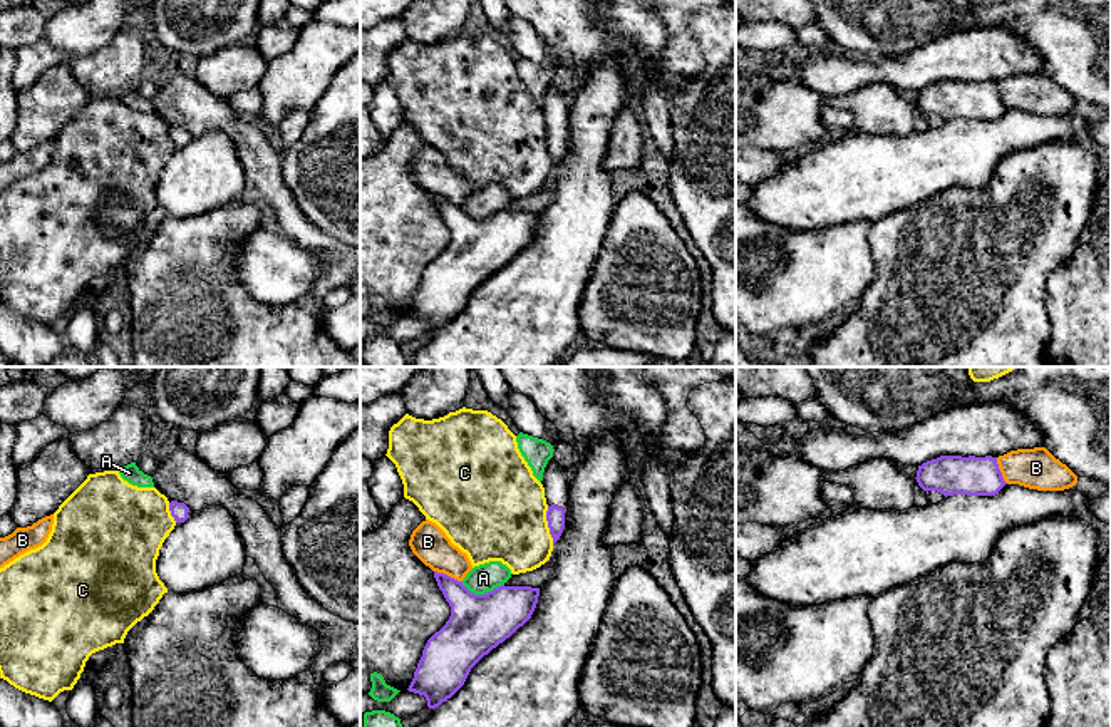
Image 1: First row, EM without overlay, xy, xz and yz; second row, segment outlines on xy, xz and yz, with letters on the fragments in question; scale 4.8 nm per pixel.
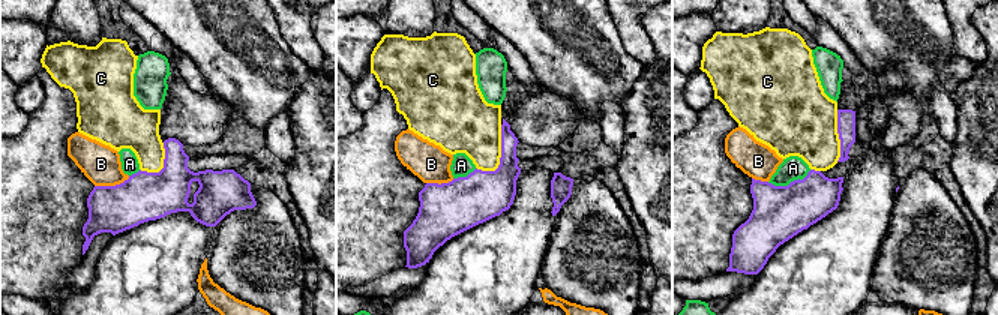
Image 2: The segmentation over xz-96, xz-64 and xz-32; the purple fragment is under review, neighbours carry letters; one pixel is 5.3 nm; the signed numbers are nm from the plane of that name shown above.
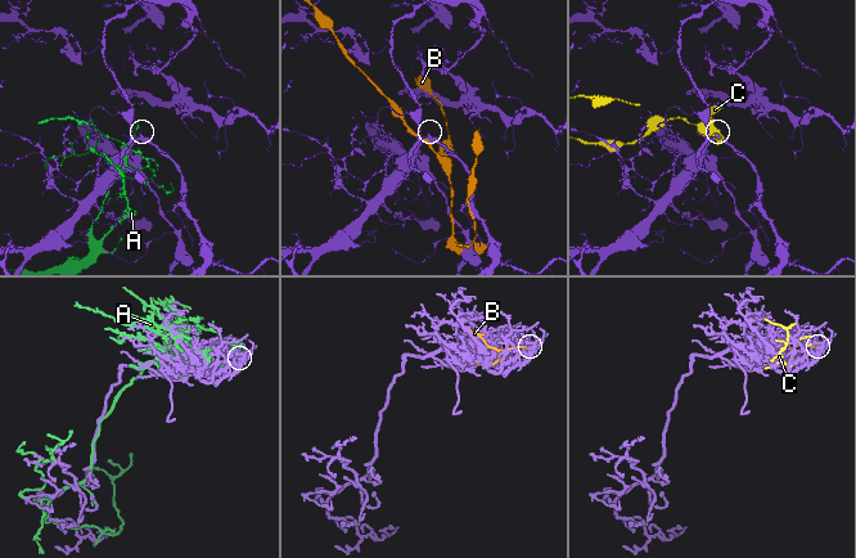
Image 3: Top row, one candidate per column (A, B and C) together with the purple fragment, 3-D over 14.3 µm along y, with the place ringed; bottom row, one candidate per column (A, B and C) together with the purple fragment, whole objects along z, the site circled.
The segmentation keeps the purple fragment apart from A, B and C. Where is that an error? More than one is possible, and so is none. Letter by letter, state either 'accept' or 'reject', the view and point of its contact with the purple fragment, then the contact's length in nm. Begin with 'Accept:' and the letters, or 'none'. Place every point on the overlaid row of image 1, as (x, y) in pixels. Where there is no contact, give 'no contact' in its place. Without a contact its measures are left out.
Accept: none
A: reject | xz (485, 593) | 200 nm
B: reject | xz (446, 575) | 150 nm
C: reject | xz (548, 525) | 190 nm

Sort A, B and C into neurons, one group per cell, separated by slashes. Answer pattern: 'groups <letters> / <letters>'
groups A / B / C

